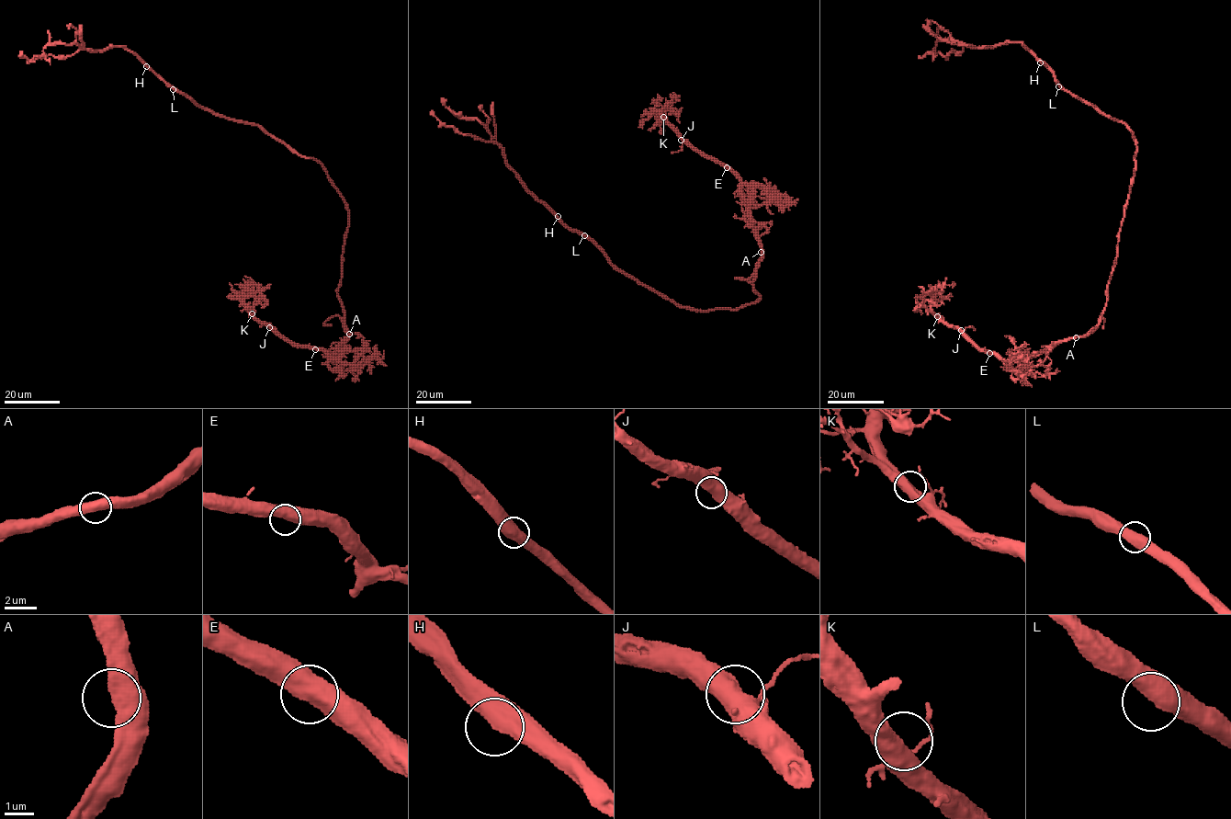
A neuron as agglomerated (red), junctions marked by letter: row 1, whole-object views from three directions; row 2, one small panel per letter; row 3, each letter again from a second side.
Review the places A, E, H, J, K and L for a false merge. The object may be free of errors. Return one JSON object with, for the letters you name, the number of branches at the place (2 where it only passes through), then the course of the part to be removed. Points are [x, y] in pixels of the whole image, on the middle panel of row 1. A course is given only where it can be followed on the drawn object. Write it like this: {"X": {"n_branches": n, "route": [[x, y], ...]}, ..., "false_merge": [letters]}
{"false_merge": []}

